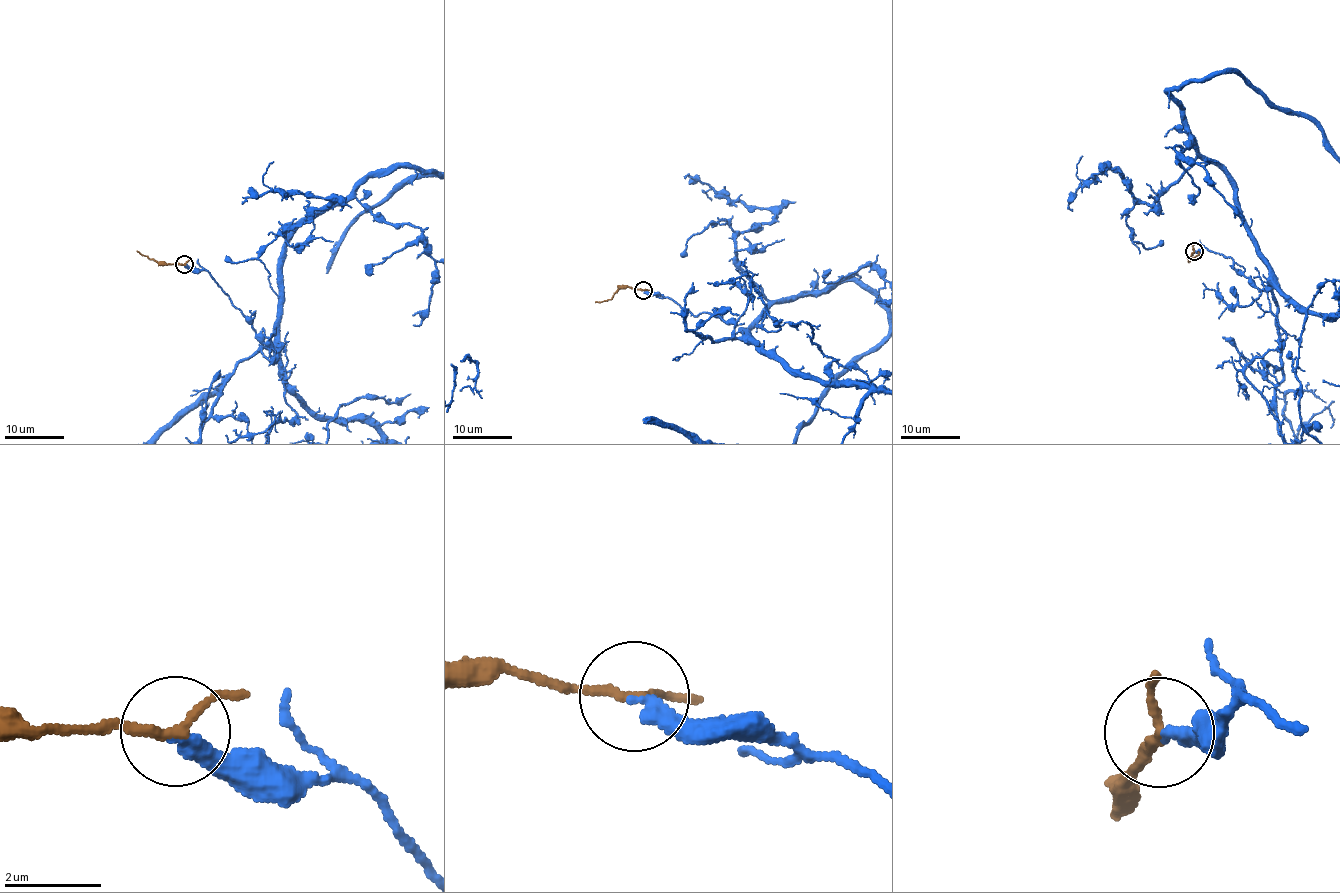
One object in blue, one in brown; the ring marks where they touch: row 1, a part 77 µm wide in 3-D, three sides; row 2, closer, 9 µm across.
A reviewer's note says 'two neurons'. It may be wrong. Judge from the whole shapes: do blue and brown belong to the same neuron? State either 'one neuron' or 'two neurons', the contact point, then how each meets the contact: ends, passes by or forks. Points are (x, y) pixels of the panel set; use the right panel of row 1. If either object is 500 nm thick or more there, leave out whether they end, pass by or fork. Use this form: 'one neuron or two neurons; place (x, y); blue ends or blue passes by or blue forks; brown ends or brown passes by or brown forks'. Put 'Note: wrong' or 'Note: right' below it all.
one neuron; place (1194, 251); blue ends; brown passes by
Note: wrong

